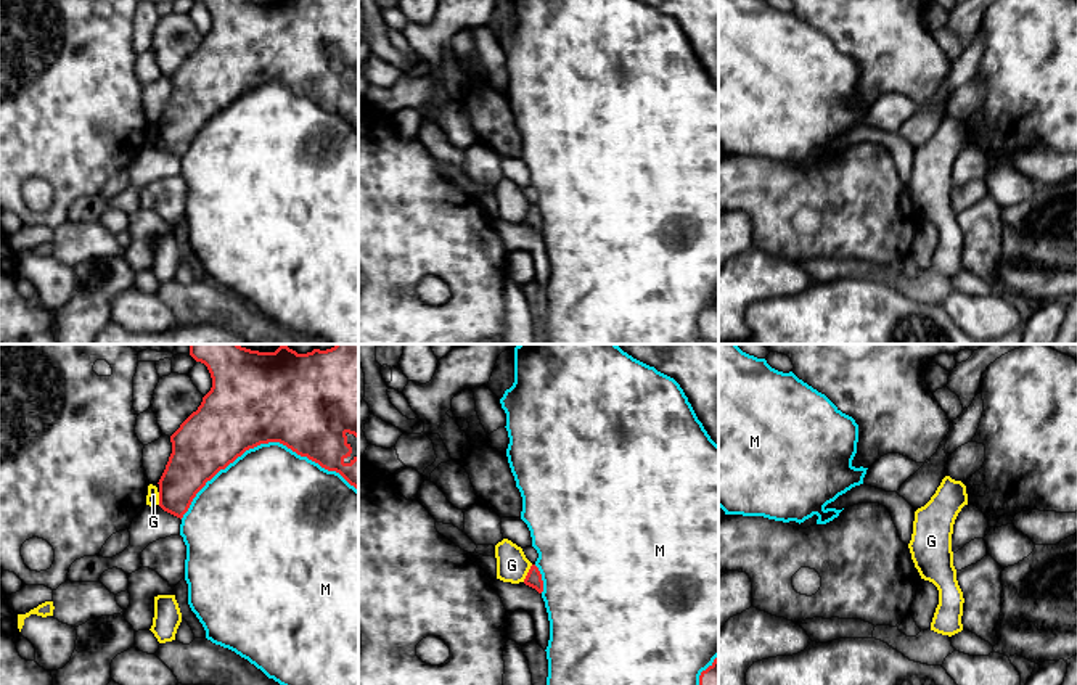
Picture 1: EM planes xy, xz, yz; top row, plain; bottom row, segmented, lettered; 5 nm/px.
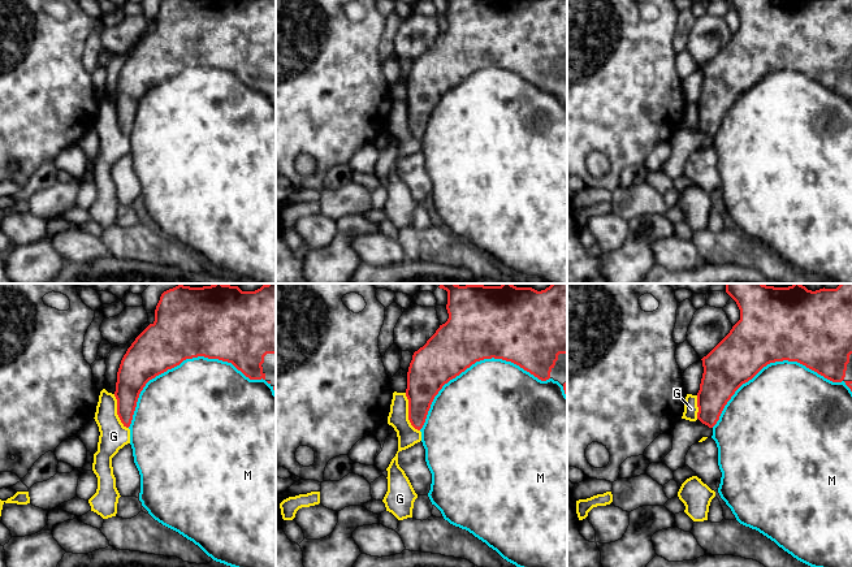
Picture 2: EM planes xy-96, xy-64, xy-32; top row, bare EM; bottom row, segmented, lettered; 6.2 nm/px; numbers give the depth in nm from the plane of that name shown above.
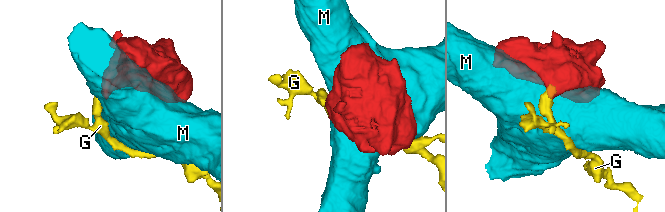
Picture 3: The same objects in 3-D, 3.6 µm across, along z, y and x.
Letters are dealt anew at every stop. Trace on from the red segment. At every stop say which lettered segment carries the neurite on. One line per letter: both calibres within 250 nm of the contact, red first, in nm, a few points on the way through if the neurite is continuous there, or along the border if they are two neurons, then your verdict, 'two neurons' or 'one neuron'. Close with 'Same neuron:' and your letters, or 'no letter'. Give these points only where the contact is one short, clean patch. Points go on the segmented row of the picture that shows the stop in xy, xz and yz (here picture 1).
G: 80 nm thick on the red side, 160 nm on the other; border along xz (532, 565), (523, 581); two neurons
M: 460 nm thick on the red side, 460 nm on the other; two neurons
Same neuron: no letter

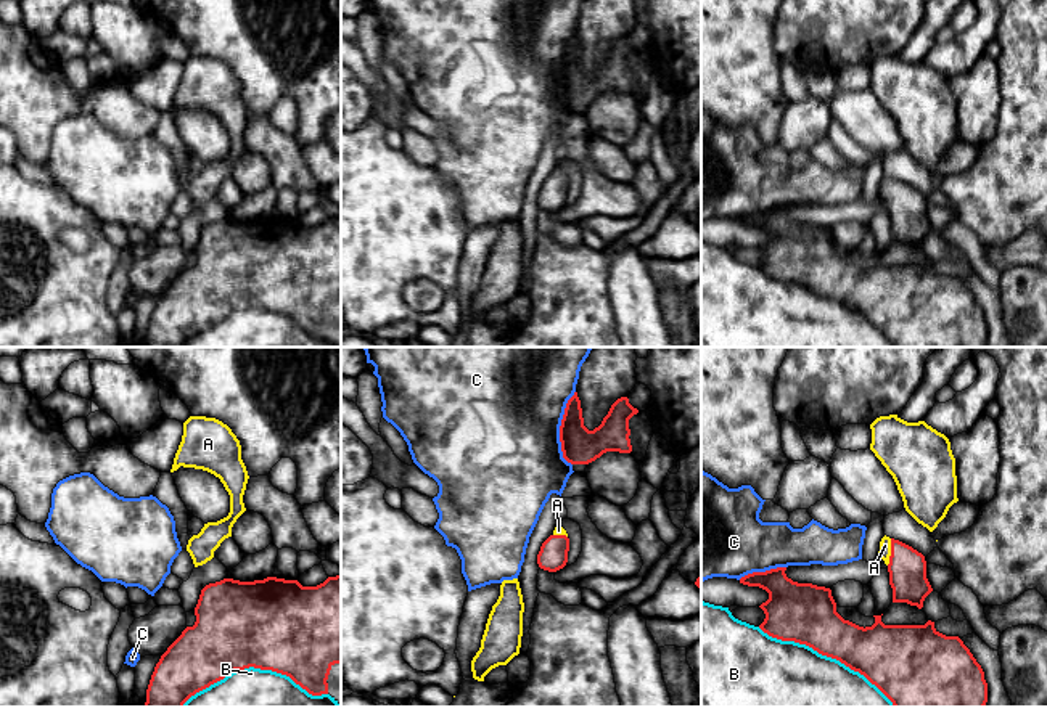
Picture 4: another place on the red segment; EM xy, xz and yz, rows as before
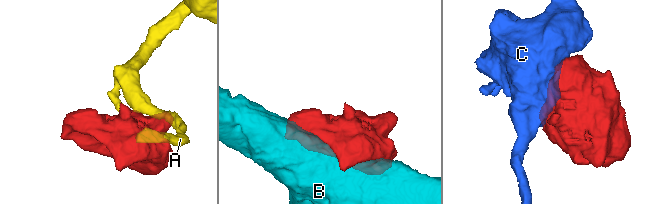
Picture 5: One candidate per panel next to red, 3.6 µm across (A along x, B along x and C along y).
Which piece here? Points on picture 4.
A: 190 nm thick on the red side, 60 nm on the other; runs through yz (907, 568), (891, 551), (885, 545); one neuron
B: 460 nm thick on the red side, 380 nm on the other; two neurons
C: 190 nm thick on the red side, 500 nm on the other; two neurons
Same neuron: A

